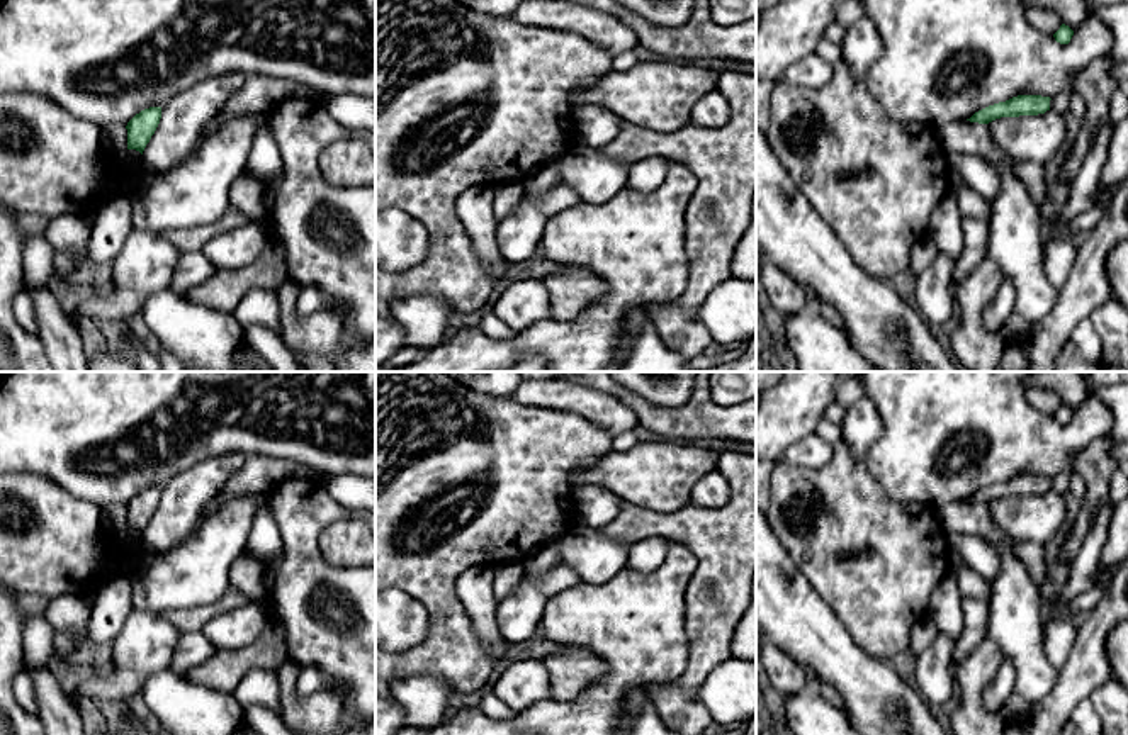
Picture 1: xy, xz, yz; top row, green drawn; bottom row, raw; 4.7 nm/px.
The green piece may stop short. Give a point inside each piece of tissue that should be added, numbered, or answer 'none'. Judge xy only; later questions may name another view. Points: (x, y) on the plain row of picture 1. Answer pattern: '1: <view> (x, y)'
1: xy (133, 538)

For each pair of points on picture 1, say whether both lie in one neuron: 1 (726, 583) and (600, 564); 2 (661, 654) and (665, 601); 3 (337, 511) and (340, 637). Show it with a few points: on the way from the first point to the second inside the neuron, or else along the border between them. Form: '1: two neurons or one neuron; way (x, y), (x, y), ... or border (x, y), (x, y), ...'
1: two neurons; border (600, 530), (627, 549)
2: one neuron; way (661, 640), (661, 615)
3: one neuron; way (308, 537), (308, 594), (316, 603)

